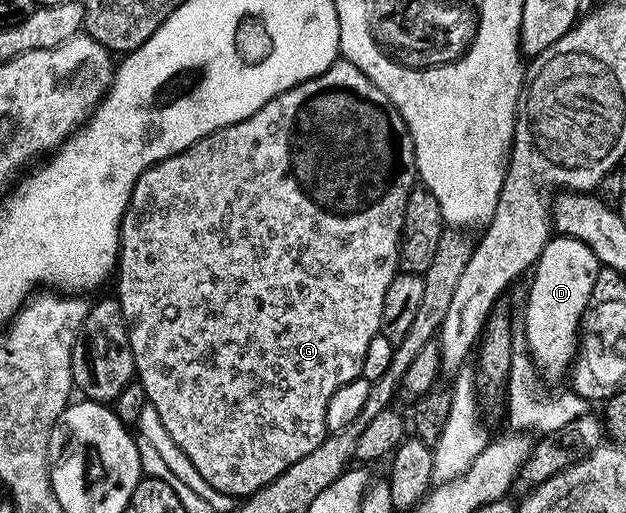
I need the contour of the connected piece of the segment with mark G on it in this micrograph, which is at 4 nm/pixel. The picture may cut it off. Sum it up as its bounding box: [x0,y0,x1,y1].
[115,58,417,497]

